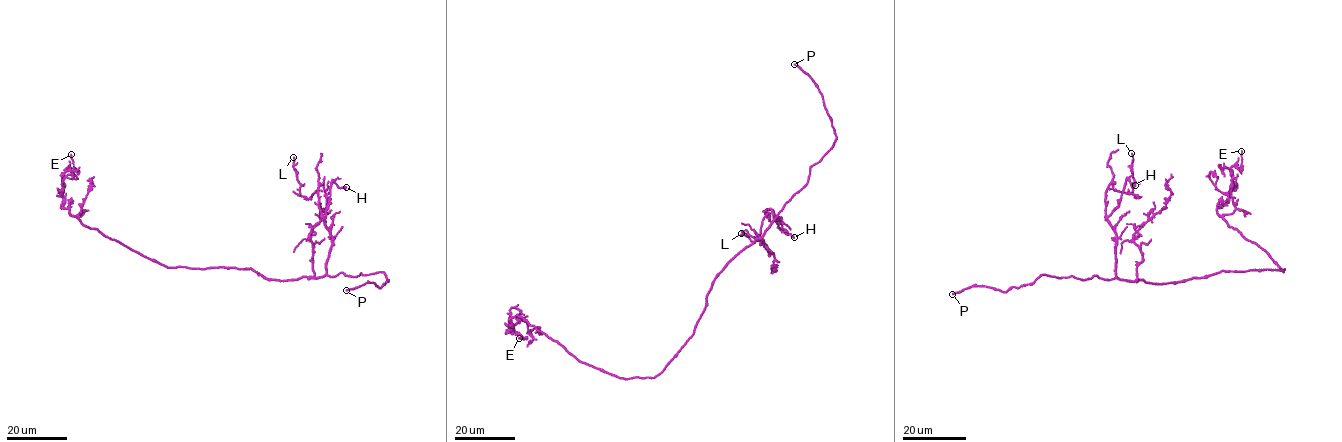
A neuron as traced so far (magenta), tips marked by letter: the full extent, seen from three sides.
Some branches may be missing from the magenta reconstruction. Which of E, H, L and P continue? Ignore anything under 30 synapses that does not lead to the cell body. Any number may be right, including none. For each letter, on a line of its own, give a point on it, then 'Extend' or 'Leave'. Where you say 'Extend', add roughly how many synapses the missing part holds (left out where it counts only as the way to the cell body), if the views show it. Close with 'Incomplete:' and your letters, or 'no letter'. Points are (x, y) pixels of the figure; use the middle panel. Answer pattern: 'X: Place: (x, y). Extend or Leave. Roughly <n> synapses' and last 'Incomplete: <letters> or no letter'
E: Place: (519, 338). Leave
H: Place: (794, 237). Leave
L: Place: (741, 233). Leave
P: Place: (794, 64). Extend
Incomplete: P

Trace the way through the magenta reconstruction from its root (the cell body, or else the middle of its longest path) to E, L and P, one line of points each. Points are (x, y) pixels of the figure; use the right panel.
E: (1218, 273), (1284, 269), (1216, 212), (1228, 198), (1233, 185), (1230, 168), (1240, 166), (1241, 151)
L: (1218, 273), (1161, 284), (1116, 276), (1106, 190), (1111, 183), (1138, 197), (1132, 193), (1131, 153)
P: (1218, 273), (1161, 284), (1041, 274), (1032, 283), (1005, 292), (972, 285), (952, 294)

